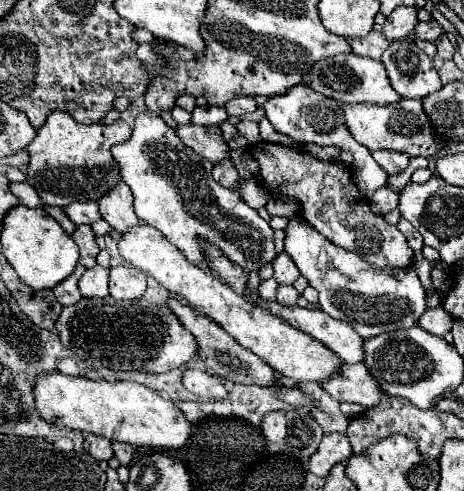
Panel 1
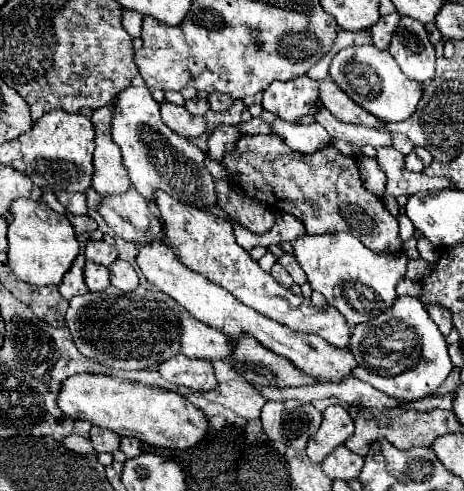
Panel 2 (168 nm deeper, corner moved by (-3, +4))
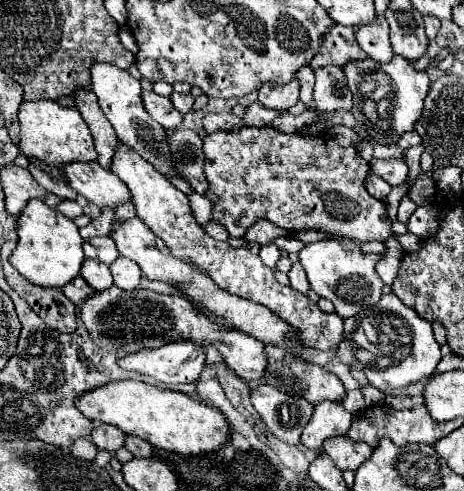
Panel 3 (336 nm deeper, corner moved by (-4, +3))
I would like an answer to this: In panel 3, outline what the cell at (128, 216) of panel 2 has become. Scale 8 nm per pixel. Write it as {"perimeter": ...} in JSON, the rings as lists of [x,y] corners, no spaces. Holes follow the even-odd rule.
{"perimeter":[[[96,161],[64,165],[62,173],[76,193],[84,195],[98,207],[116,207],[118,203],[130,201],[126,185],[110,169],[102,169]]]}

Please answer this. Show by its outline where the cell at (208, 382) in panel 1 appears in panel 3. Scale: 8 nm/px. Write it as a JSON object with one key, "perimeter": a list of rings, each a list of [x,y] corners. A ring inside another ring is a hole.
{"perimeter":[[[170,341],[158,349],[140,349],[118,359],[118,365],[128,371],[138,371],[164,383],[194,383],[206,363],[202,345],[194,341]]]}

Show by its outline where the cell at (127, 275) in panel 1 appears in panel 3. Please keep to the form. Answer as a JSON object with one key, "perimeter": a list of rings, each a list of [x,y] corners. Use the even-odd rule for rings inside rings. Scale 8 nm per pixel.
{"perimeter":[[[118,257],[112,265],[112,277],[114,277],[114,285],[120,289],[136,289],[140,285],[140,267],[126,257]]]}

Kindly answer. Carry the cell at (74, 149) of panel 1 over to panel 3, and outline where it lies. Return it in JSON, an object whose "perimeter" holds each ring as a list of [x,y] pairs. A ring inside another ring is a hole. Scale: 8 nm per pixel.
{"perimeter":[[[22,101],[20,109],[18,109],[18,121],[20,121],[20,149],[24,155],[34,157],[44,161],[46,165],[52,167],[62,167],[66,163],[74,163],[74,161],[96,161],[96,149],[94,149],[94,141],[90,135],[90,129],[86,125],[86,121],[82,119],[82,115],[74,109],[74,107],[62,107],[56,101]]]}

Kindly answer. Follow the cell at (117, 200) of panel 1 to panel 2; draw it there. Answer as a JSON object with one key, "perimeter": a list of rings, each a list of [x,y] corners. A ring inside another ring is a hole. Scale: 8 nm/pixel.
{"perimeter":[[[113,105],[97,108],[91,116],[95,126],[95,152],[93,152],[93,188],[101,196],[123,194],[129,190],[127,170],[121,164],[121,152],[111,137],[111,120]]]}

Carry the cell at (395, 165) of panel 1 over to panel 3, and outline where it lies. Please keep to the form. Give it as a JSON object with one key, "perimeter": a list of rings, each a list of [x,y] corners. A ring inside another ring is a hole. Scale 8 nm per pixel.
{"perimeter":[[[372,159],[370,161],[370,171],[378,173],[378,177],[382,177],[392,187],[402,185],[408,177],[408,167],[400,159]]]}

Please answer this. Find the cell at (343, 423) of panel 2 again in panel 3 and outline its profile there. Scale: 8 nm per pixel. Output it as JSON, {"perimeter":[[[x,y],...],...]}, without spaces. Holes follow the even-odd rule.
{"perimeter":[[[324,401],[314,407],[312,421],[302,433],[302,445],[318,451],[328,437],[346,435],[352,423],[352,415],[344,409],[342,403]]]}

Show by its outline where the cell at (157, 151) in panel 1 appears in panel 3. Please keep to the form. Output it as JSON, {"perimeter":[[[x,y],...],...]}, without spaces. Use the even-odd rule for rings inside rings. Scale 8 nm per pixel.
{"perimeter":[[[94,63],[90,69],[90,81],[92,81],[92,91],[98,97],[98,103],[104,111],[104,115],[108,117],[108,121],[112,123],[116,135],[130,145],[132,149],[136,149],[148,163],[154,165],[156,171],[160,171],[162,175],[176,175],[174,167],[172,167],[172,155],[168,151],[168,143],[166,143],[166,129],[156,123],[144,109],[142,101],[140,101],[140,81],[136,77],[132,77],[128,71],[116,67],[116,65],[108,65],[108,63]]]}

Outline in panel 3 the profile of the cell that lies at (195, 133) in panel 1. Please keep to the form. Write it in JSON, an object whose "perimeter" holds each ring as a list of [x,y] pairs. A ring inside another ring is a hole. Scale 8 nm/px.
{"perimeter":[[[142,91],[142,103],[148,115],[164,129],[174,129],[176,125],[182,123],[182,115],[172,107],[168,97],[156,95],[154,91]]]}

